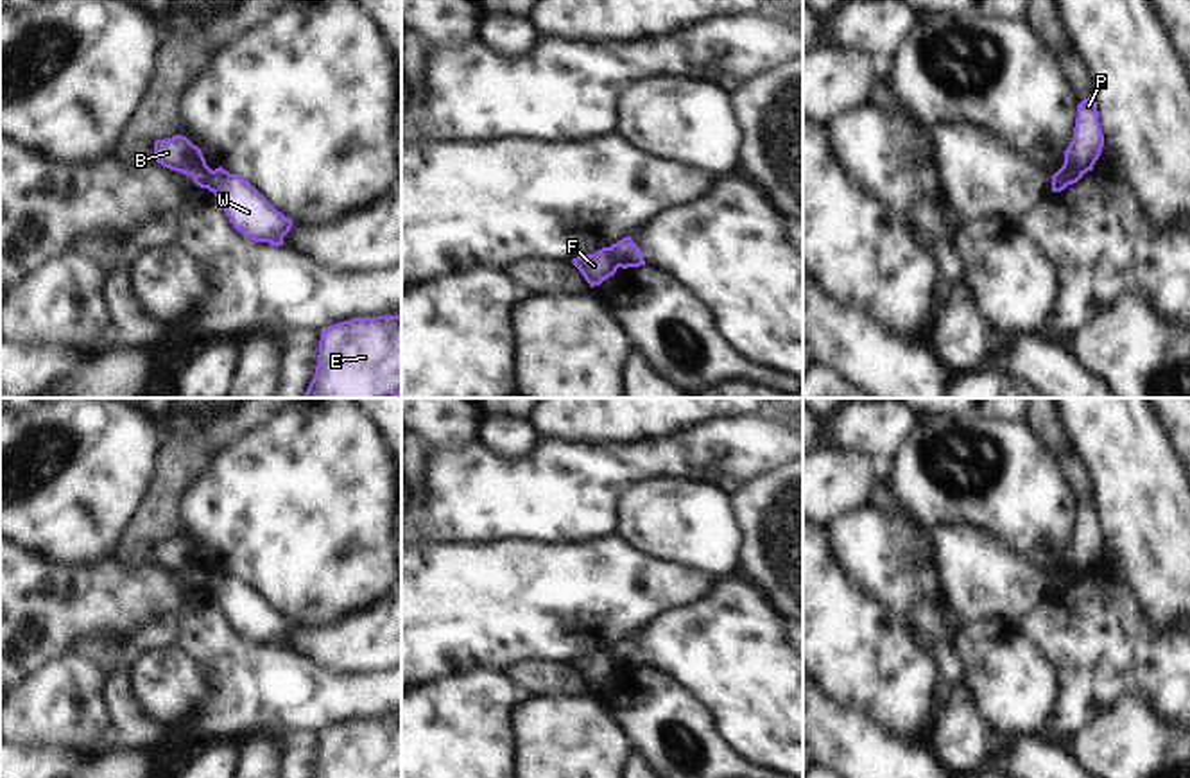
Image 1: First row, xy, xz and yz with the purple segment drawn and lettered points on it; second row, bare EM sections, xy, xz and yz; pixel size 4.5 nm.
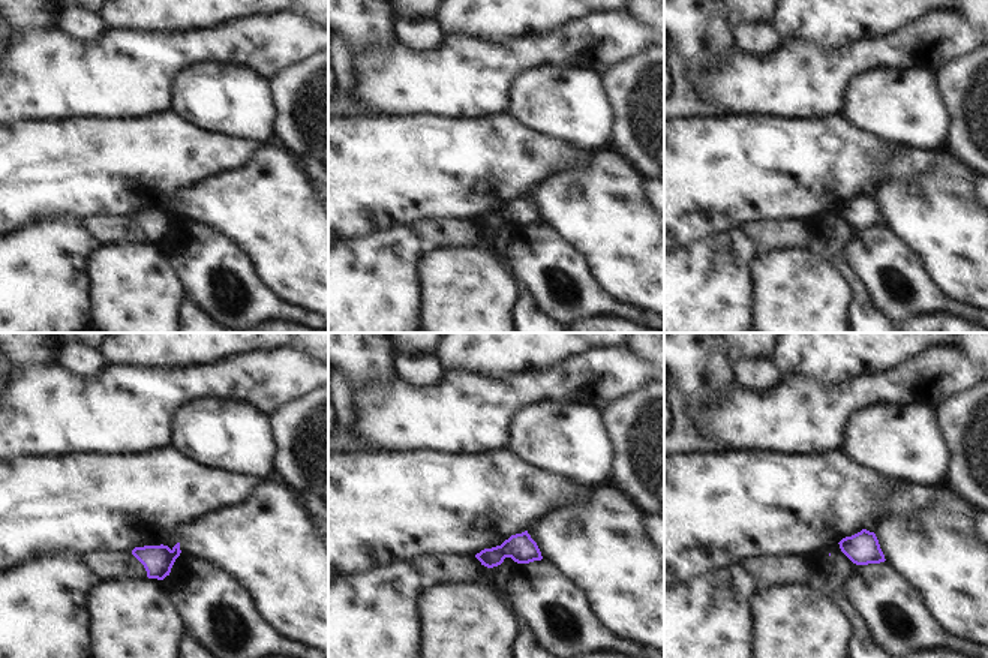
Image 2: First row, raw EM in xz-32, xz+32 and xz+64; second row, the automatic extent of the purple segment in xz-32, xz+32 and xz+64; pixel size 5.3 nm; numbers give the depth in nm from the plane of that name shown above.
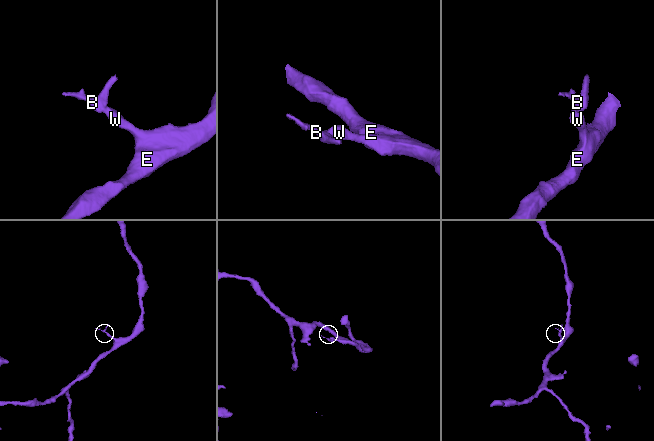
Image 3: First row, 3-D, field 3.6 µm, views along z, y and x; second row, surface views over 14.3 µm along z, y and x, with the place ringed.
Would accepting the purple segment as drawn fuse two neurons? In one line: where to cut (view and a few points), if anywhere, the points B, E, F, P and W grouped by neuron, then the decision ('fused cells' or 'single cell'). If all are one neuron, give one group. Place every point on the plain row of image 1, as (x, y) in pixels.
xz (608, 649), (619, 667) | B F P / E W | fused cells

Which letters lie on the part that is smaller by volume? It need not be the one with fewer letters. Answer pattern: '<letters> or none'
B, F, P

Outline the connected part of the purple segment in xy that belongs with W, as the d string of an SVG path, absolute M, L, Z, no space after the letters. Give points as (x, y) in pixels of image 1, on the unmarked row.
M219 568L211 572L206 590L215 595L237 633L254 644L283 647L292 622L278 613L249 583Z

